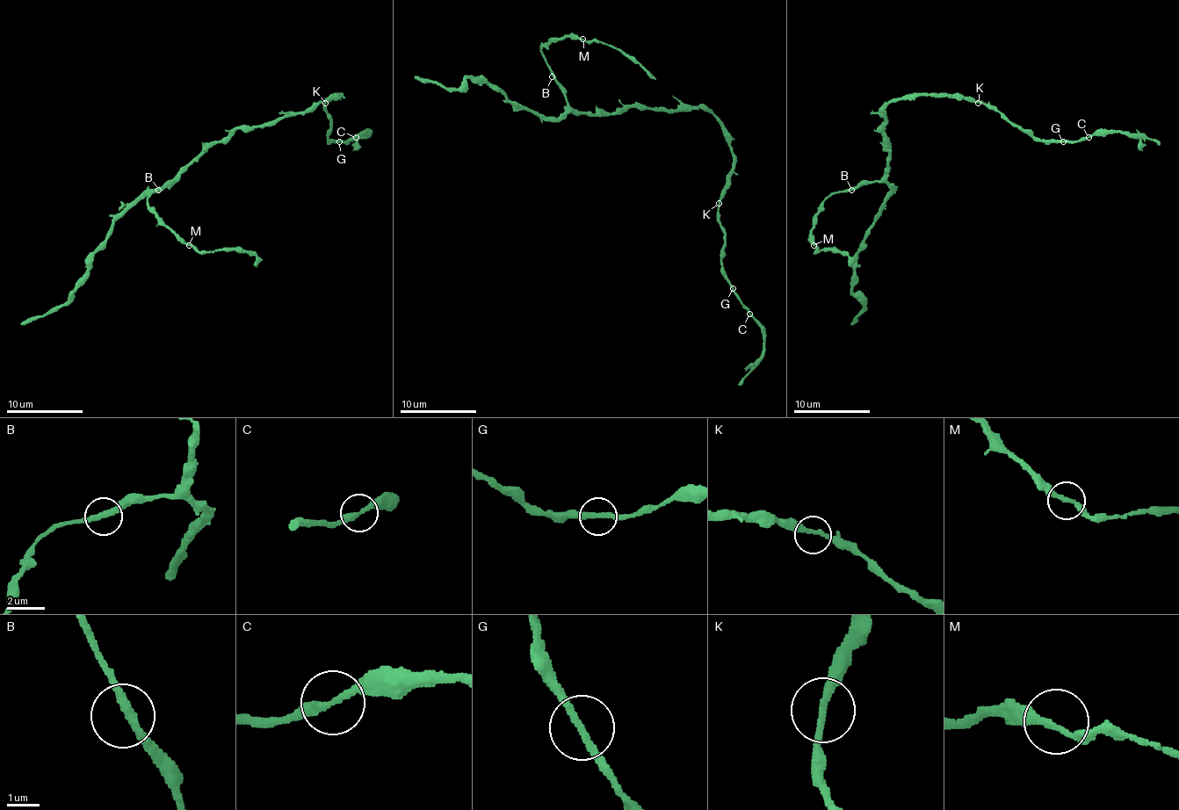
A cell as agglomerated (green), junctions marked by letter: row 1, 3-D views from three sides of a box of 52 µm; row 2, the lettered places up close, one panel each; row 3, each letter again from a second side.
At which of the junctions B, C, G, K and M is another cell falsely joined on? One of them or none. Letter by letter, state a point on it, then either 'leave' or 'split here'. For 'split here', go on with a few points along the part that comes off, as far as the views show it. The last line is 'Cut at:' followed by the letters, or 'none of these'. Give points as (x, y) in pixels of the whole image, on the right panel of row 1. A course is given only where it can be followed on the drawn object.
B: (851, 190) | leave
C: (1088, 137) | leave
G: (1063, 141) | leave
K: (978, 103) | leave
M: (813, 245) | leave
Cut at: none of these

